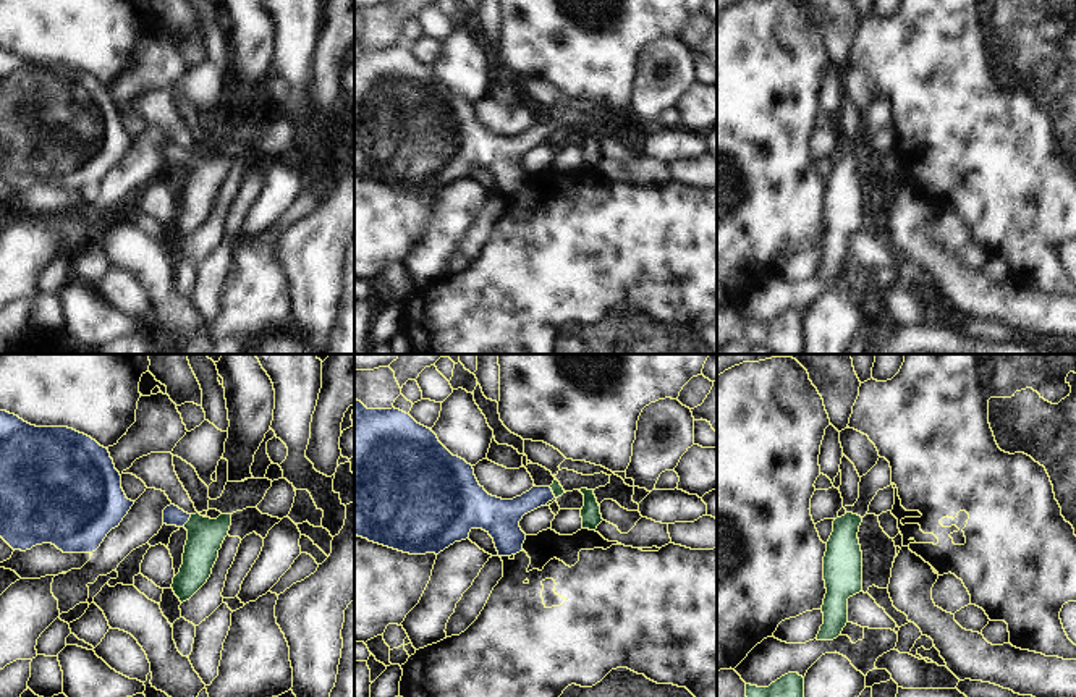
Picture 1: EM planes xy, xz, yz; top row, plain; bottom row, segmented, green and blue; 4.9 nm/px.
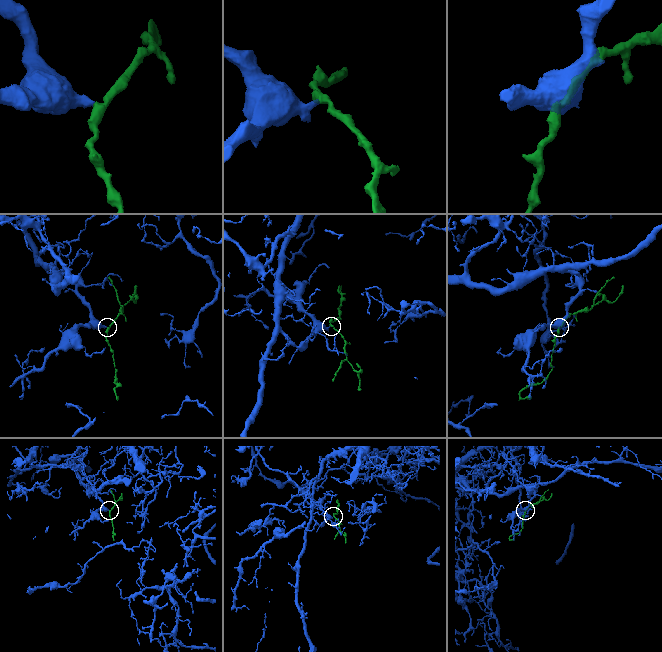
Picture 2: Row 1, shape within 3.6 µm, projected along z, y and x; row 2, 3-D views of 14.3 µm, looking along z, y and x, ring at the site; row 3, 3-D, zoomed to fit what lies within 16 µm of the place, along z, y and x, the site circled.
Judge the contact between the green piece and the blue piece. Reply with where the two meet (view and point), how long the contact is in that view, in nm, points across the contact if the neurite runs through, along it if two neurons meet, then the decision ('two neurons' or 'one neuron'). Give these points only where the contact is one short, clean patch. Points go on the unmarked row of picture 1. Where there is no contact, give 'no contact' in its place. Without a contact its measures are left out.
contact xy (188, 159); length 80 nm; way xy (206, 173), (188, 159), (172, 152); one neuron

